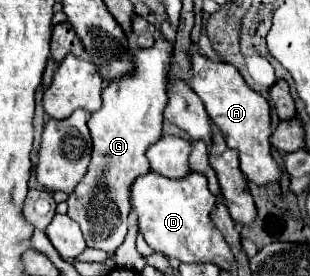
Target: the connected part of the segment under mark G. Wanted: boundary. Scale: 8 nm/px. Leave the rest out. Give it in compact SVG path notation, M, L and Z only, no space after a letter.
M158 38L148 50L134 56L136 70L102 90L102 108L88 120L92 136L92 162L86 176L68 198L68 216L80 224L90 248L116 252L128 230L130 186L142 174L150 172L146 150L162 138L162 110L166 106L166 64L172 44Z

